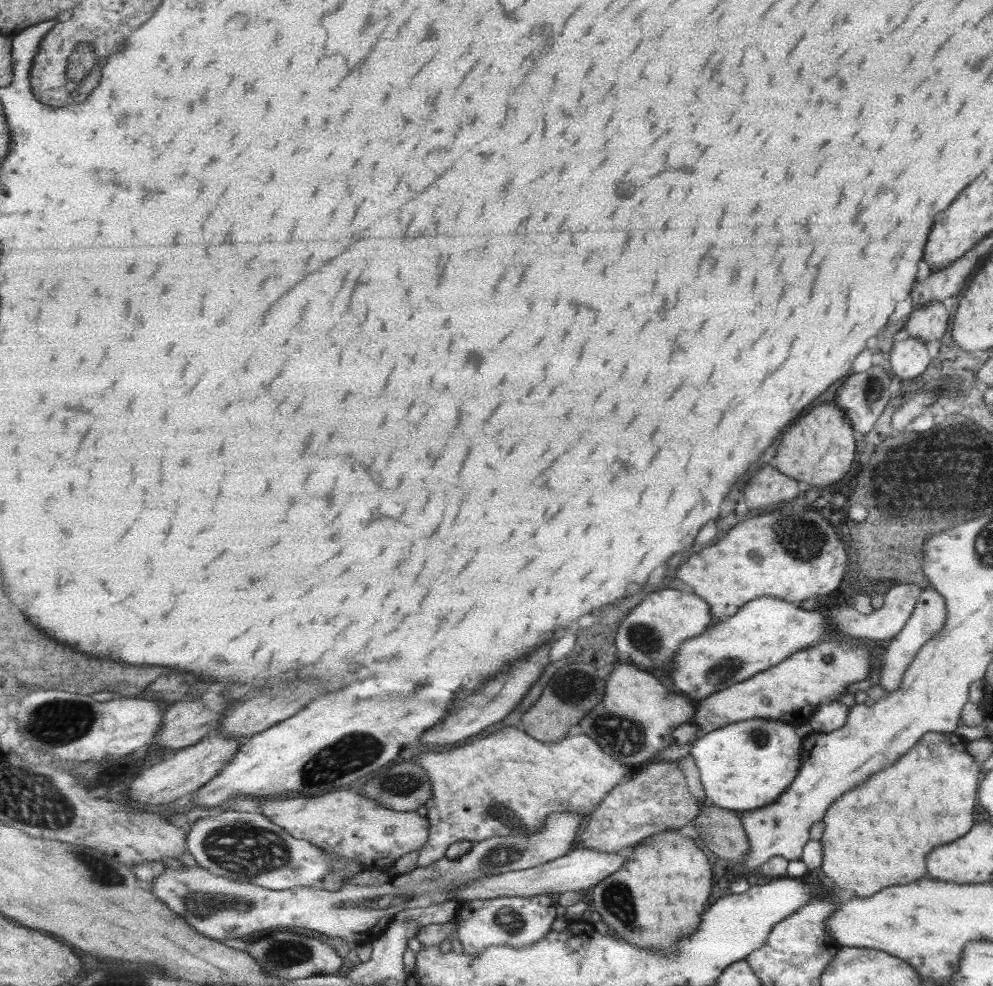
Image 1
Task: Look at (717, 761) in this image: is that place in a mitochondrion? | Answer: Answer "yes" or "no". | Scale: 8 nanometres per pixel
no

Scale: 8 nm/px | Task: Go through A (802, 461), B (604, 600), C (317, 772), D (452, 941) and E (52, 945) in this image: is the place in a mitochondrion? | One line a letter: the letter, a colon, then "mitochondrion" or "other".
A: other
B: other
C: mitochondrion
D: other
E: other

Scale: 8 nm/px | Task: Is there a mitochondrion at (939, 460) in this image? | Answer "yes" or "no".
yes

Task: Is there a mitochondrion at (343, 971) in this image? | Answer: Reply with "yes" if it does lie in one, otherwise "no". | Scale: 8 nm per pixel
no

